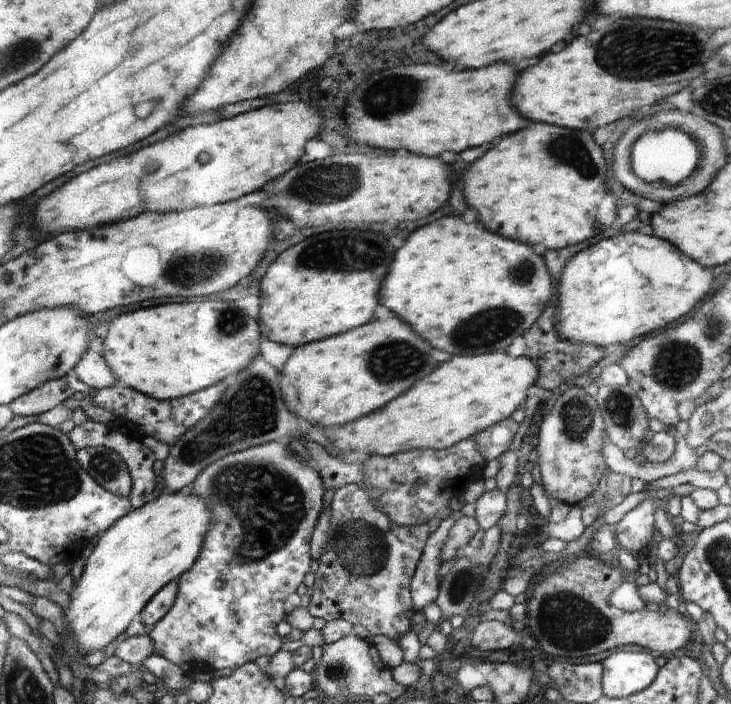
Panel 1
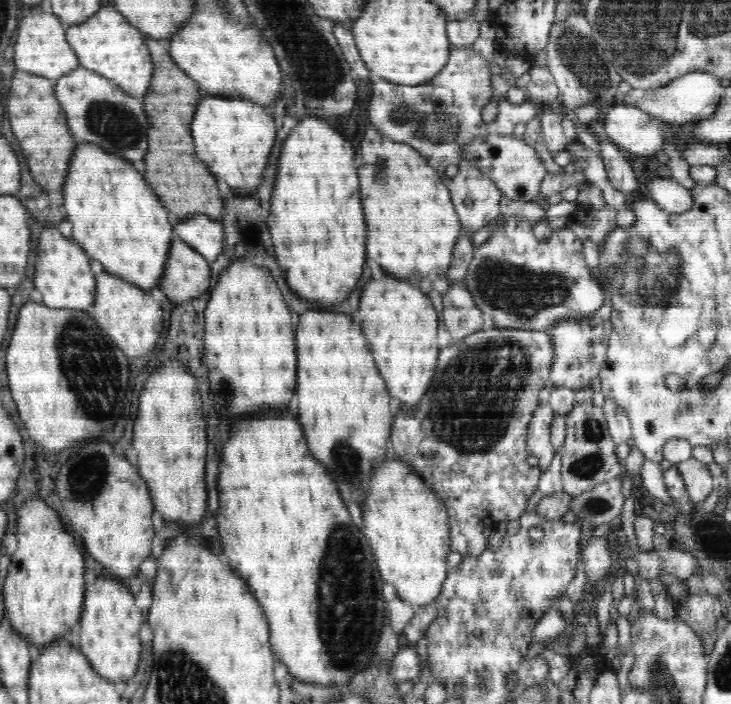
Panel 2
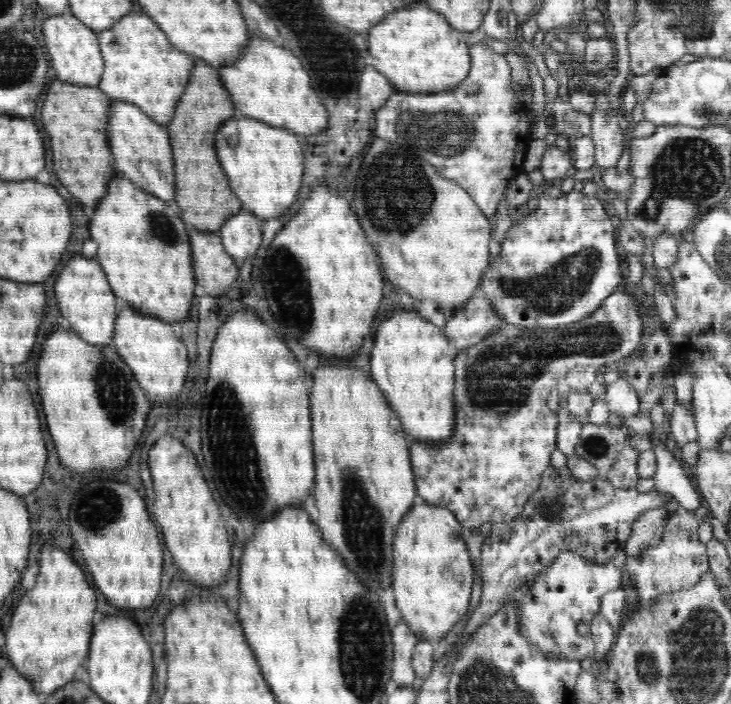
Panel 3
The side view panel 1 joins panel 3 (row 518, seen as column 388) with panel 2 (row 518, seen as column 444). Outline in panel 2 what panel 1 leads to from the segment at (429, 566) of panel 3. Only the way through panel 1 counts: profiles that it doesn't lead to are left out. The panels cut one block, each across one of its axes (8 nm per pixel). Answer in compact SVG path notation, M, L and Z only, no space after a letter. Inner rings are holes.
M384 459L373 468L370 486L362 510L364 534L370 540L370 548L374 552L378 570L384 582L393 584L396 594L416 608L426 606L437 600L441 588L447 579L447 574L454 561L451 555L449 516L447 508L437 497L437 494L422 480L422 477L412 467L400 459Z

